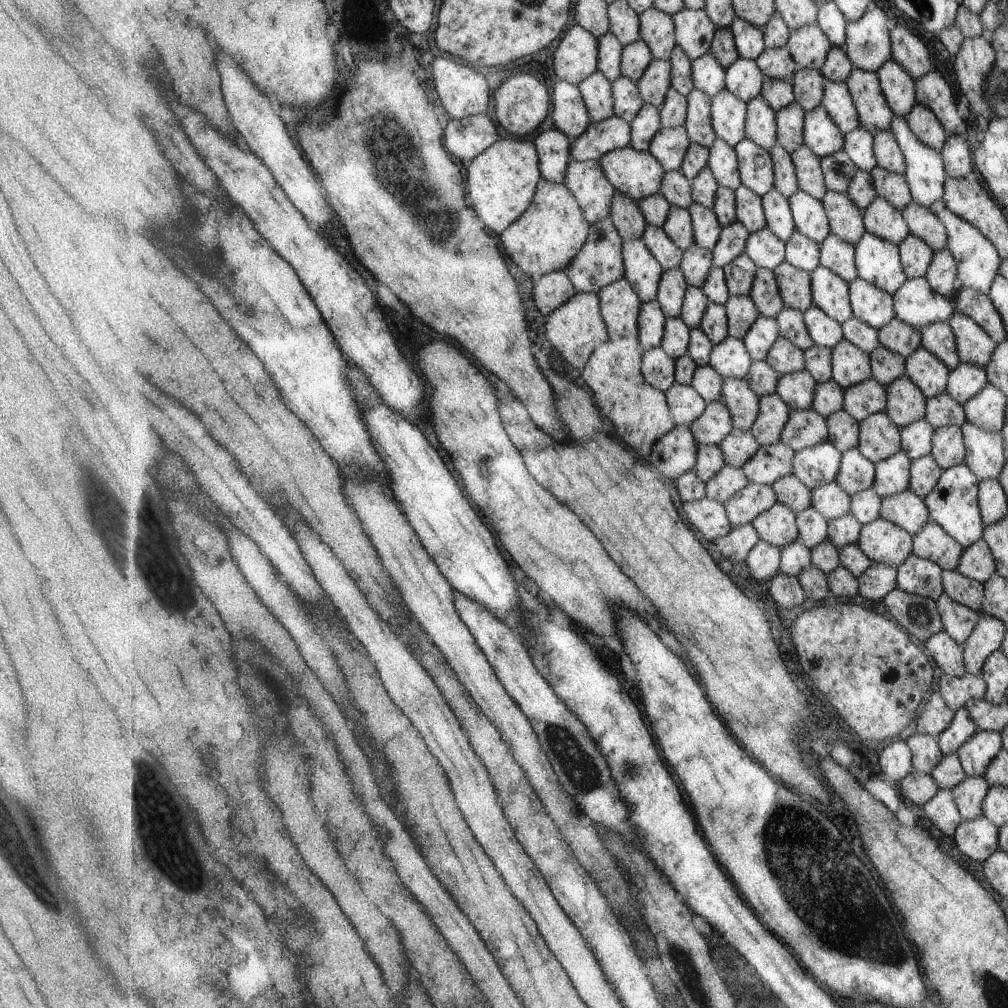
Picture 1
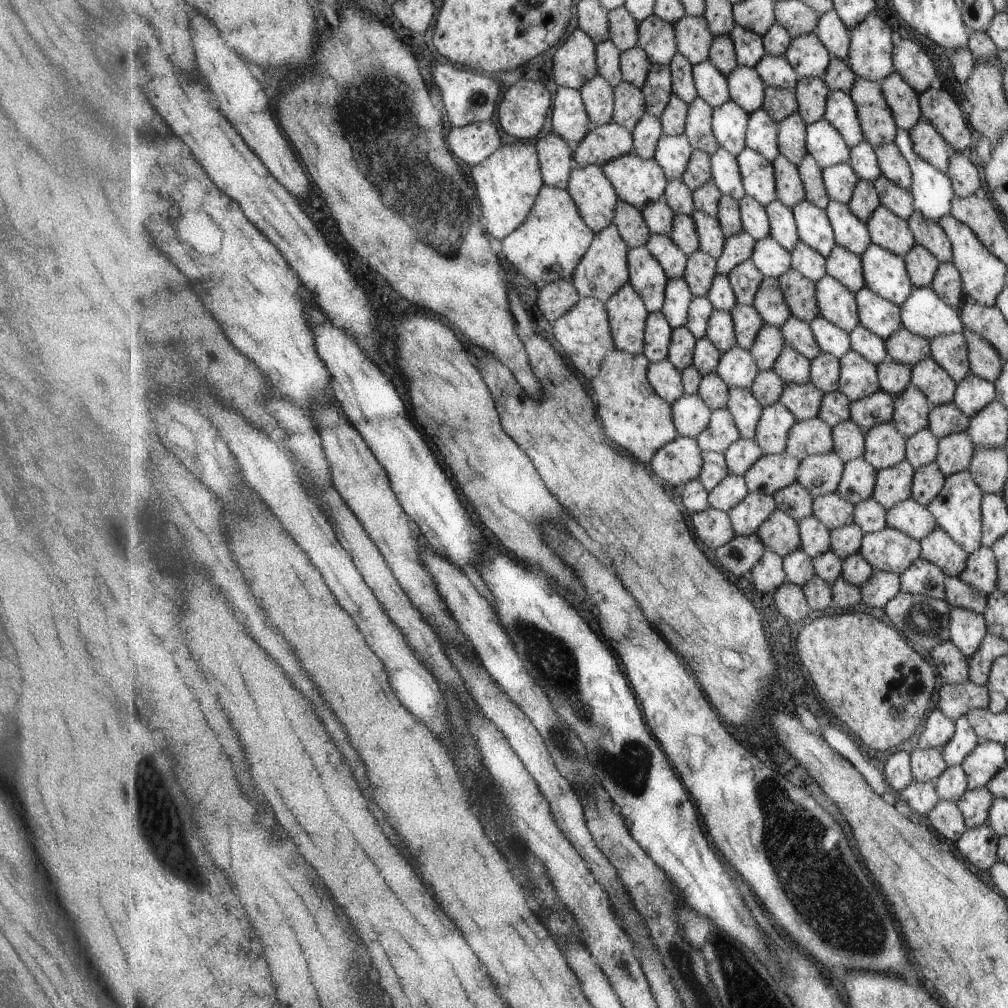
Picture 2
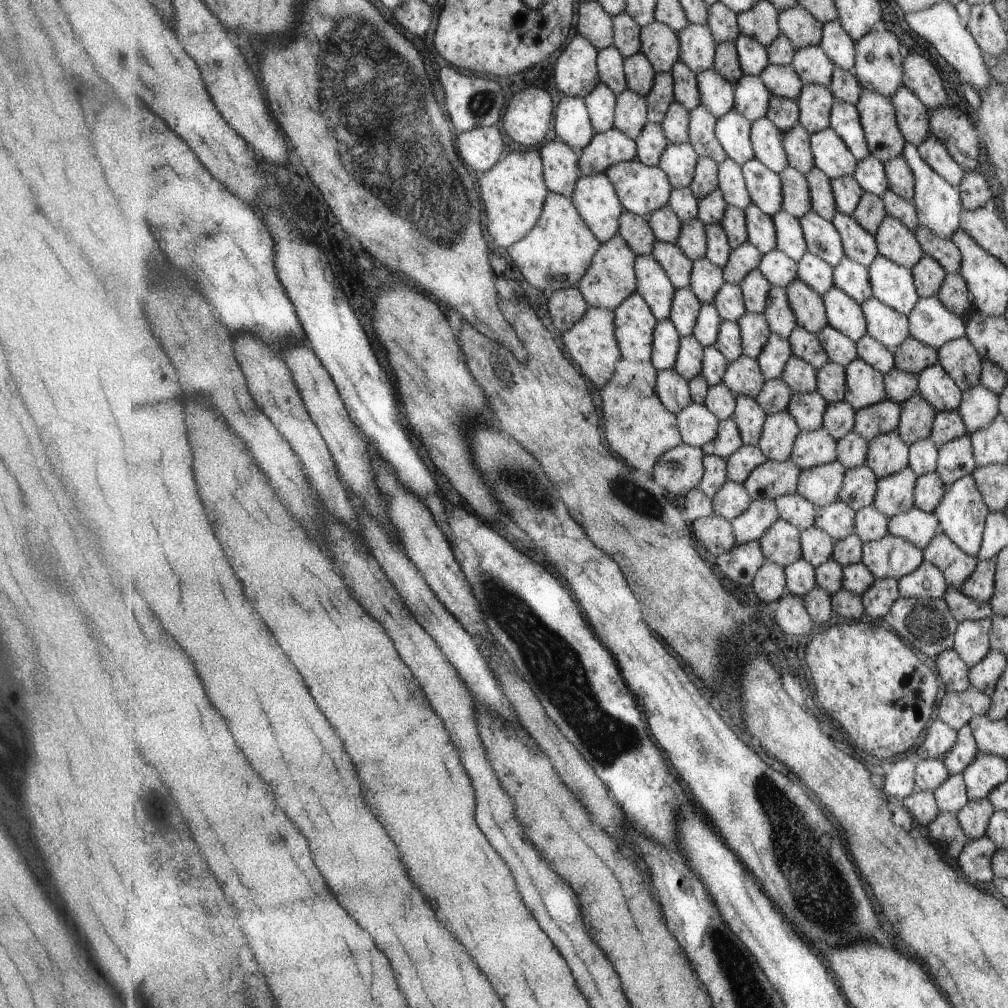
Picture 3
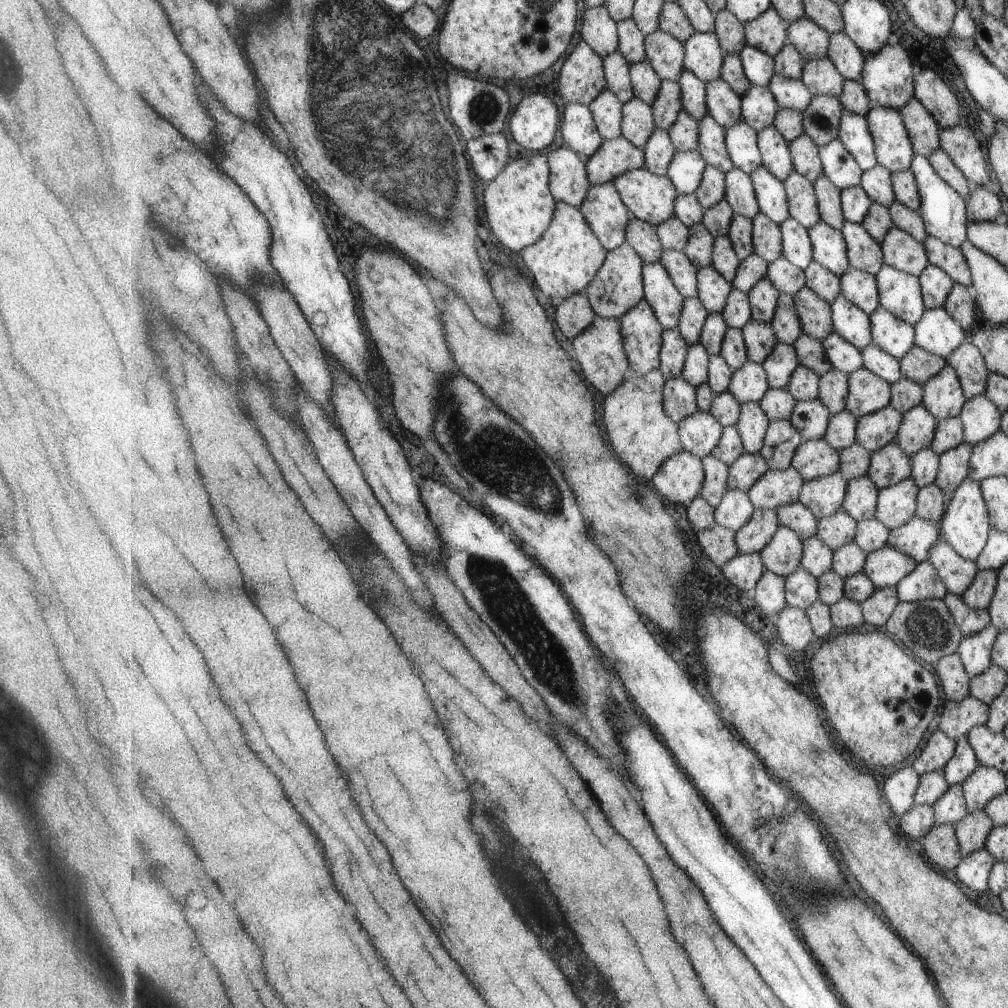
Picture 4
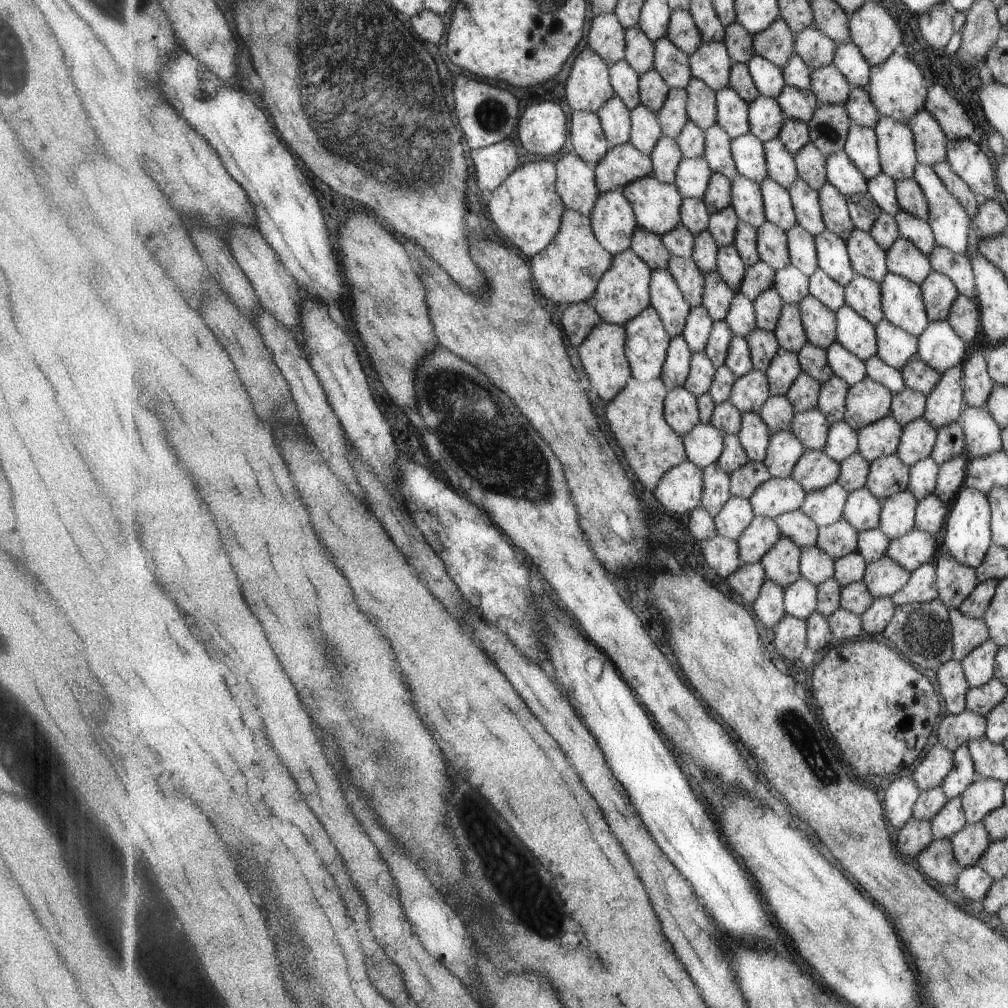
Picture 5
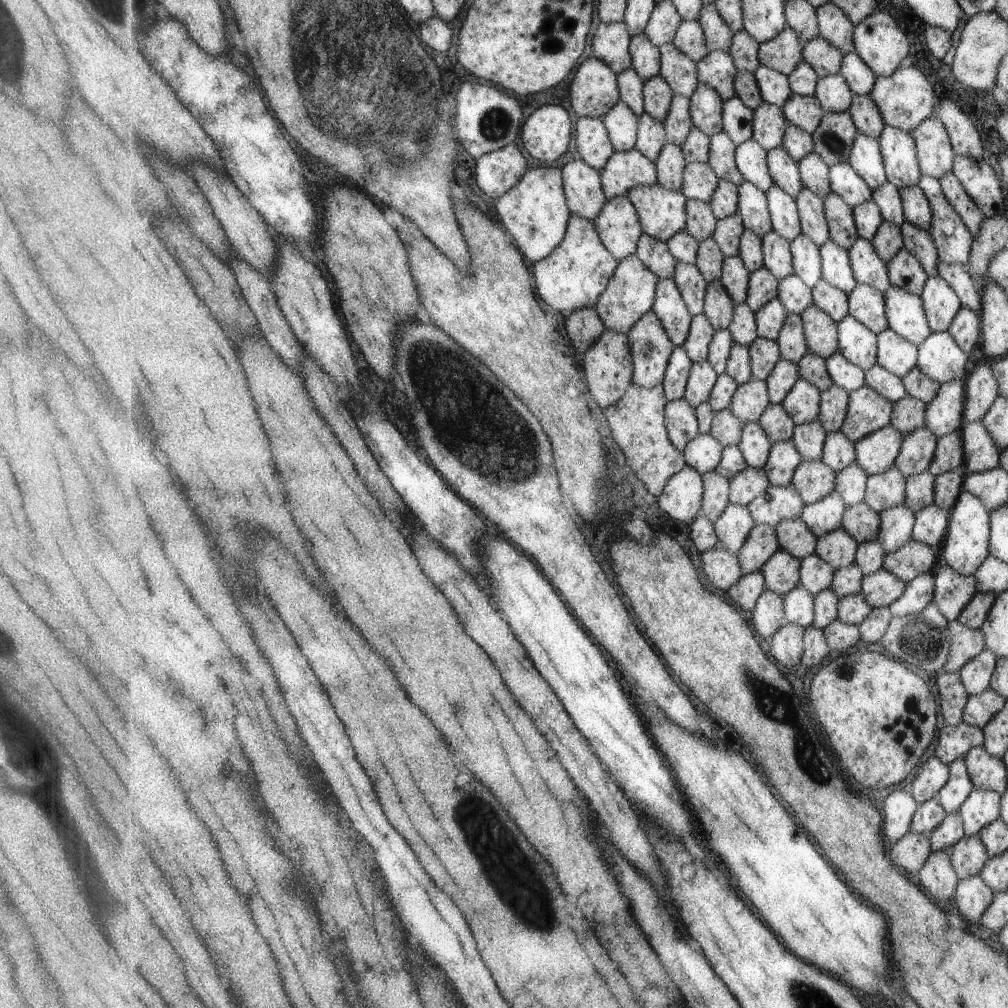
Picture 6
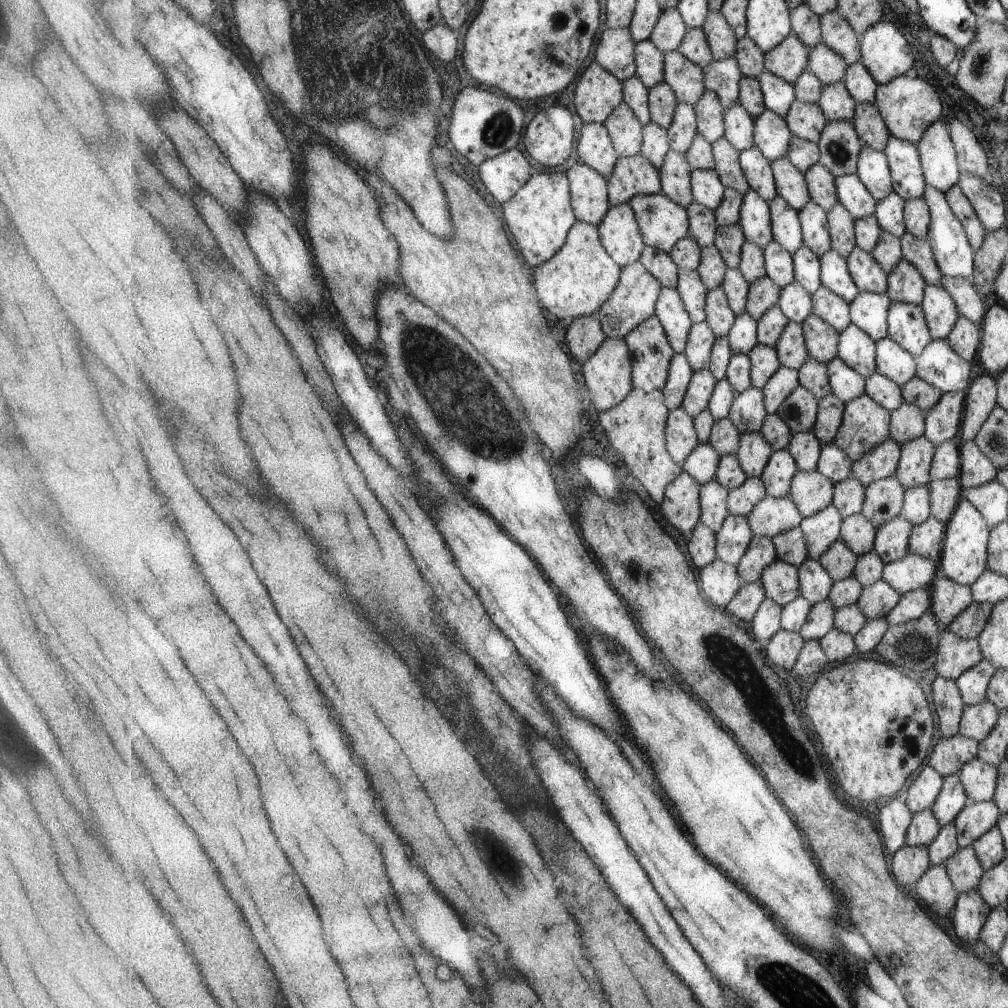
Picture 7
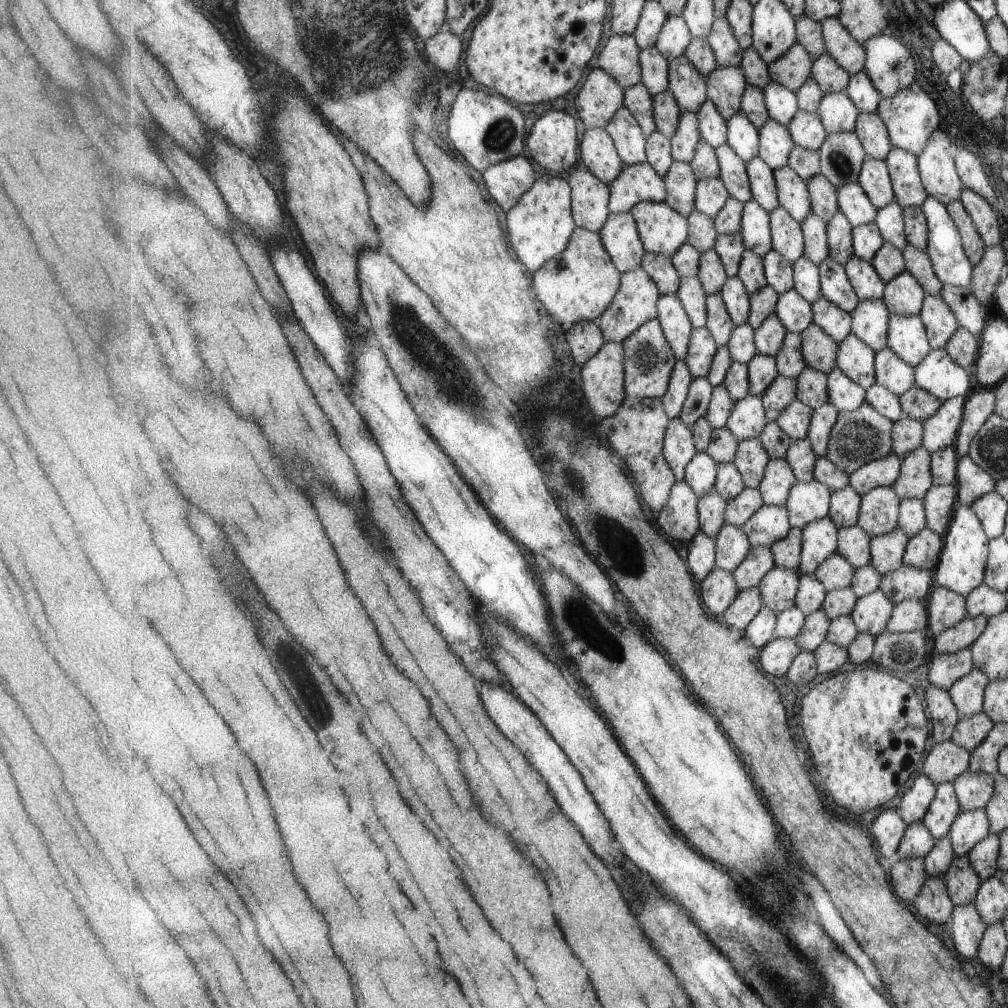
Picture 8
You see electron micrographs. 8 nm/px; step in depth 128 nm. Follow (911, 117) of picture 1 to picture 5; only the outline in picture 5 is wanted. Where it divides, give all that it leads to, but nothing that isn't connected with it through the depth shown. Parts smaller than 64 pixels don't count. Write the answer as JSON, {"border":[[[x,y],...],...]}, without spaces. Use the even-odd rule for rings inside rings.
{"border":[[[947,159],[933,168],[947,189],[959,198],[967,213],[970,214],[971,218],[974,218],[978,214],[982,199],[975,194],[970,185],[957,172],[954,172]]]}

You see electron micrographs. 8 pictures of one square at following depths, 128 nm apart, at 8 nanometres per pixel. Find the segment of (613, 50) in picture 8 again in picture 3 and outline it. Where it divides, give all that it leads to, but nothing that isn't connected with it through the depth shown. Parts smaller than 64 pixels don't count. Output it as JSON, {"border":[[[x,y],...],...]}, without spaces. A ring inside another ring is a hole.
{"border":[[[599,1],[580,3],[577,28],[599,51],[615,44],[614,17]]]}

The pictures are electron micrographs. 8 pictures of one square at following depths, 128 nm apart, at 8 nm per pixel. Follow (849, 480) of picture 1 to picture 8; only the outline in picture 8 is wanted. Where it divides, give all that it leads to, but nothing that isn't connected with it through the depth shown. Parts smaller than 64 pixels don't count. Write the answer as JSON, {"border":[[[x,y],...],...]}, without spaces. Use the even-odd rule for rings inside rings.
{"border":[[[857,524],[853,528],[840,530],[838,551],[846,556],[856,569],[863,568],[871,564],[871,542],[870,532],[865,532]]]}

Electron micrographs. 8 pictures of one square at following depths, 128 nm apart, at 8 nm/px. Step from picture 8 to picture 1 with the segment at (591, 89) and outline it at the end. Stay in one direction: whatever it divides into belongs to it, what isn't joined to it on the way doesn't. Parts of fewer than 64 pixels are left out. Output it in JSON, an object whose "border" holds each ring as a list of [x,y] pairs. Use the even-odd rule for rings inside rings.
{"border":[[[579,23],[568,28],[554,52],[555,75],[576,85],[594,75],[598,71],[598,39]]]}

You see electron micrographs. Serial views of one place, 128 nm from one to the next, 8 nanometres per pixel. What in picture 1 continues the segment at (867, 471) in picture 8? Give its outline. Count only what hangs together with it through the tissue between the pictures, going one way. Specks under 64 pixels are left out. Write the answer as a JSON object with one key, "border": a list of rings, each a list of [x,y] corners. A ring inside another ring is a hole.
{"border":[[[869,378],[860,384],[855,384],[845,389],[844,394],[844,409],[859,422],[887,410],[886,386],[881,385],[876,379]]]}

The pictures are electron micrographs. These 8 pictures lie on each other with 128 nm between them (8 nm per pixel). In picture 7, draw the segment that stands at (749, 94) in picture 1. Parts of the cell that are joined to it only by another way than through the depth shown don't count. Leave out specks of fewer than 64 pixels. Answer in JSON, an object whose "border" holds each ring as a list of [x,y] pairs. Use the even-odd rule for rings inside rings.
{"border":[[[765,110],[755,121],[755,145],[767,157],[775,162],[788,156],[791,140],[794,139],[786,117],[772,110]]]}

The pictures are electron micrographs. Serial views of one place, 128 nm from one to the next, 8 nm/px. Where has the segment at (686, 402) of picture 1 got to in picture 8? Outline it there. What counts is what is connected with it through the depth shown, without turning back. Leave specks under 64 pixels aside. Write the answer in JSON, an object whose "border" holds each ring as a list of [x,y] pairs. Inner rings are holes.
{"border":[[[698,452],[695,458],[687,464],[686,481],[695,489],[699,498],[713,492],[718,475],[718,464],[705,452]]]}

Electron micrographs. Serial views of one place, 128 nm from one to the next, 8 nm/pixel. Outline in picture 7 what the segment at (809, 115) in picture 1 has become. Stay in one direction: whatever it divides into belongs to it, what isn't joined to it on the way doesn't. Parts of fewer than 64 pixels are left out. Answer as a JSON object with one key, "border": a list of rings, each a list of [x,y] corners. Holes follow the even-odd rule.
{"border":[[[858,174],[840,176],[835,179],[835,182],[839,202],[849,209],[855,220],[861,220],[876,213],[878,200],[875,200]]]}

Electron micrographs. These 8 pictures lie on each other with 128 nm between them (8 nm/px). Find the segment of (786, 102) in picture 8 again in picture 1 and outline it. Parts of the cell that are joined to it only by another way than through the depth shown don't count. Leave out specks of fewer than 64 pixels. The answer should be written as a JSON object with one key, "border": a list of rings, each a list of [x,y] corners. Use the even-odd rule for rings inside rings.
{"border":[[[736,18],[730,27],[734,33],[737,51],[740,57],[757,60],[768,48],[766,38],[761,27],[746,22],[741,18]]]}

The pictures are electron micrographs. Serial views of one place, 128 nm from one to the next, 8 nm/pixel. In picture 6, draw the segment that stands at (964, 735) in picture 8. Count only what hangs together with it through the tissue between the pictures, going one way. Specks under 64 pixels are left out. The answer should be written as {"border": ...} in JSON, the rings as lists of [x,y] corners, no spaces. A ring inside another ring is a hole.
{"border":[[[993,688],[979,696],[970,696],[964,711],[963,722],[984,729],[1006,707],[1007,699]]]}

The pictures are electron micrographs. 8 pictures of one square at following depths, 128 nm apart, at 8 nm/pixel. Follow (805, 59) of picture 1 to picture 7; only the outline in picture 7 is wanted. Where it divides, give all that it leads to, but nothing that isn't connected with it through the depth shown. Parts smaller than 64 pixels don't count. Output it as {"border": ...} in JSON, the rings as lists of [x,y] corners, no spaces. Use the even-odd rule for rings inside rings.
{"border":[[[844,82],[824,86],[818,102],[828,121],[853,121],[858,111],[858,101],[851,96]]]}

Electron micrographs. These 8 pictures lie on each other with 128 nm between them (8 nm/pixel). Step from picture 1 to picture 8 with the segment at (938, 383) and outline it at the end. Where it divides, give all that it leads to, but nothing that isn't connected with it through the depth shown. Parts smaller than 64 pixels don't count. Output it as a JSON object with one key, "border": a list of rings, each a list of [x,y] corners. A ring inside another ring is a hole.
{"border":[[[956,396],[944,401],[939,412],[924,422],[926,425],[922,438],[922,446],[935,454],[943,448],[951,448],[958,439],[959,428],[962,426],[964,407],[967,398]]]}

